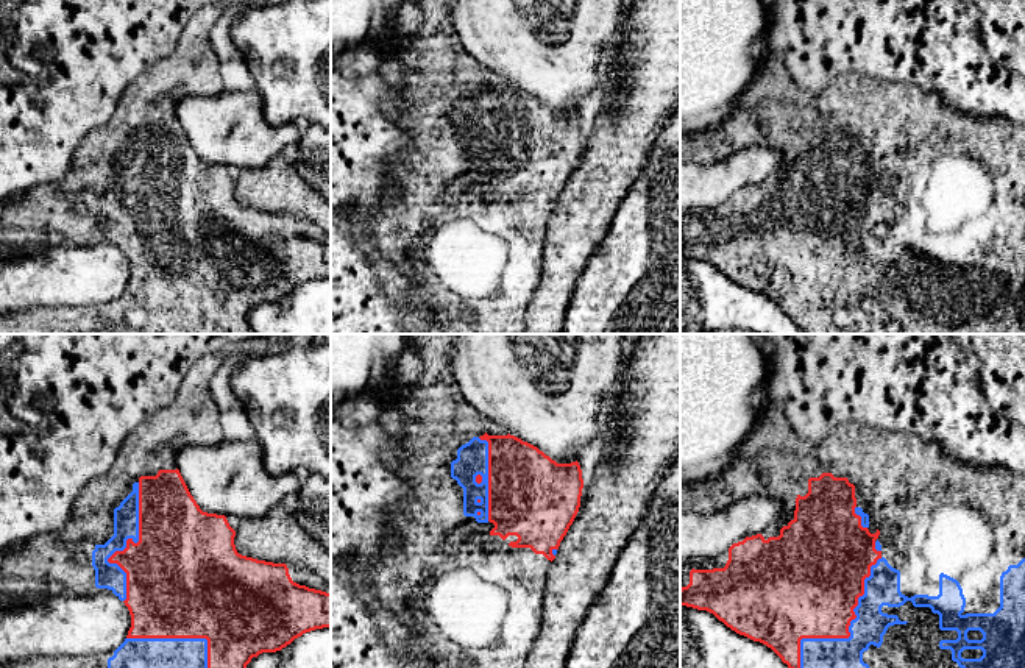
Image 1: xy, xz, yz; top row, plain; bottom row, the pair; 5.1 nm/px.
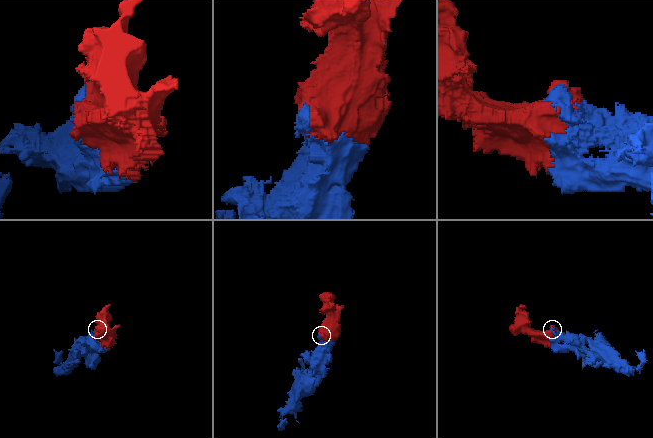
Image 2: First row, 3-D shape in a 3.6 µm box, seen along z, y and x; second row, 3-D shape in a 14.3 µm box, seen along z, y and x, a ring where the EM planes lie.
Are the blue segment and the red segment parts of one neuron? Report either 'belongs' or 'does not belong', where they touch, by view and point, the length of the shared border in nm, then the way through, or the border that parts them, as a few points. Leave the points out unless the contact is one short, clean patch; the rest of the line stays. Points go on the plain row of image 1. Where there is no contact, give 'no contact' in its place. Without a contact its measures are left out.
belongs | yz (849, 287) | 750 nm

